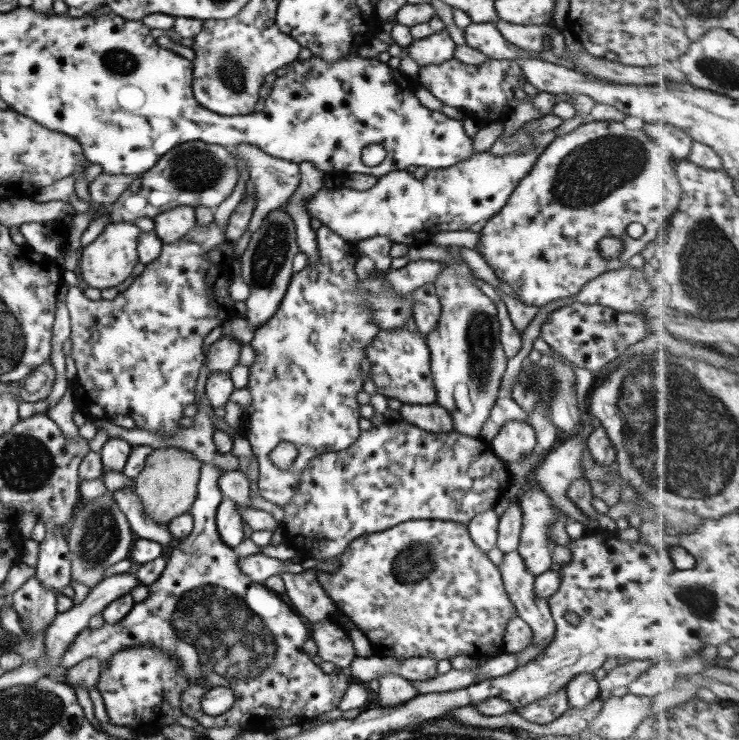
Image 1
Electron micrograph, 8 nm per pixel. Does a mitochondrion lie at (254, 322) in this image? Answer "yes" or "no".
no

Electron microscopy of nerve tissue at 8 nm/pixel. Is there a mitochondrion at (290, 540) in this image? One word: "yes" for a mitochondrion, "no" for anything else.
no

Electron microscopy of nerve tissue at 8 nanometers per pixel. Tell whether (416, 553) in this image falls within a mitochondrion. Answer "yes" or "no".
yes

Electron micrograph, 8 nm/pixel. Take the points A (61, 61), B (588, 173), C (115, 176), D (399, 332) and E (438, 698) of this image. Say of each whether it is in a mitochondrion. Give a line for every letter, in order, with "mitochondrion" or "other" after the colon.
A: other
B: mitochondrion
C: other
D: other
E: other

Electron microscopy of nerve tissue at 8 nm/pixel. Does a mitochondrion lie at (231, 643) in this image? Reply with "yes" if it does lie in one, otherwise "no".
yes

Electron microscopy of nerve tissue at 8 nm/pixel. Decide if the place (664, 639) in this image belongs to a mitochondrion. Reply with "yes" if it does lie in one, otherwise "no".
no

